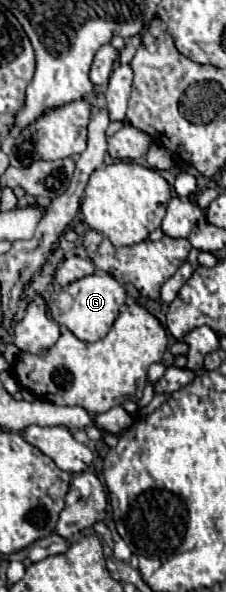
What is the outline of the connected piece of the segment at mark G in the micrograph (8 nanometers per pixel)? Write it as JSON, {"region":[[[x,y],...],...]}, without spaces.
{"region":[[[97,273],[97,275],[77,279],[77,281],[69,283],[63,291],[67,291],[73,297],[73,305],[71,305],[69,311],[59,311],[59,307],[51,305],[49,307],[51,319],[55,323],[67,327],[81,341],[103,339],[107,335],[107,331],[111,329],[113,321],[117,319],[121,305],[125,303],[125,287],[115,277],[111,277],[107,273]]]}

